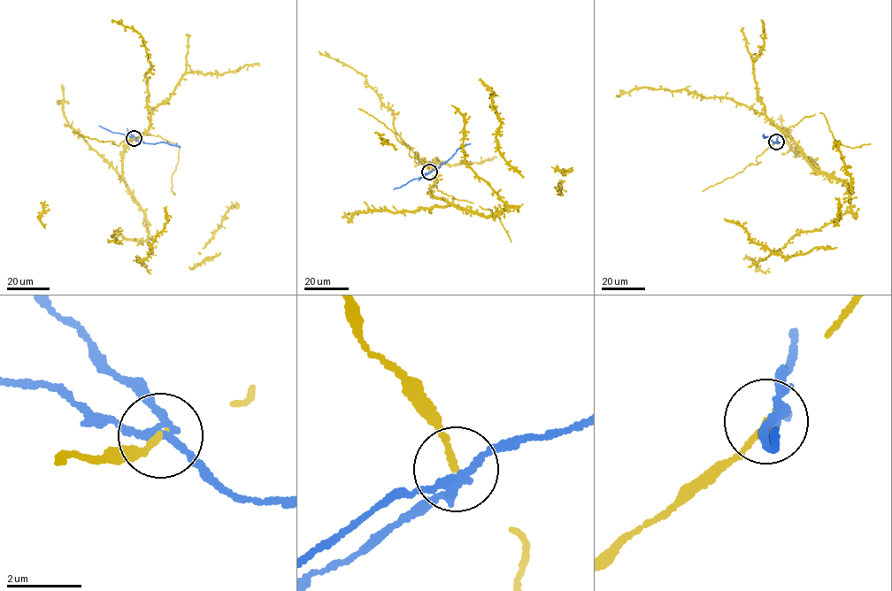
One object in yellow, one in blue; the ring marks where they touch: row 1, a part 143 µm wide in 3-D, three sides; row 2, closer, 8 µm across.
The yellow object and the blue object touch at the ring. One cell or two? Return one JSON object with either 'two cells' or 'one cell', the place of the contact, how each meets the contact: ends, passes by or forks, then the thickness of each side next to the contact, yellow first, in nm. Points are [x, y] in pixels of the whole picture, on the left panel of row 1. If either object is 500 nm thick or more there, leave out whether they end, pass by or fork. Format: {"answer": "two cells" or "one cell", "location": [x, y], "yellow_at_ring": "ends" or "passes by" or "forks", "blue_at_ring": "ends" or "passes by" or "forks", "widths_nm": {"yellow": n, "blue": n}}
{"answer": "two cells", "location": [134, 138], "yellow_at_ring": "ends", "blue_at_ring": "forks", "widths_nm": {"yellow": 160, "blue": 170}}

